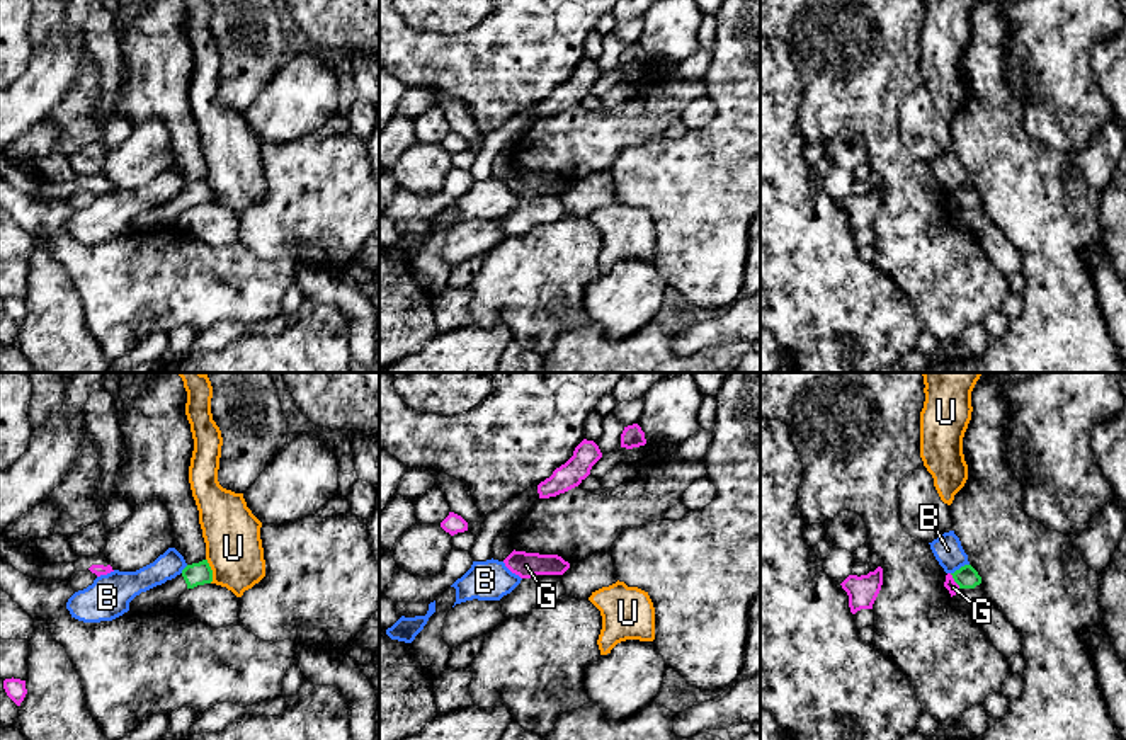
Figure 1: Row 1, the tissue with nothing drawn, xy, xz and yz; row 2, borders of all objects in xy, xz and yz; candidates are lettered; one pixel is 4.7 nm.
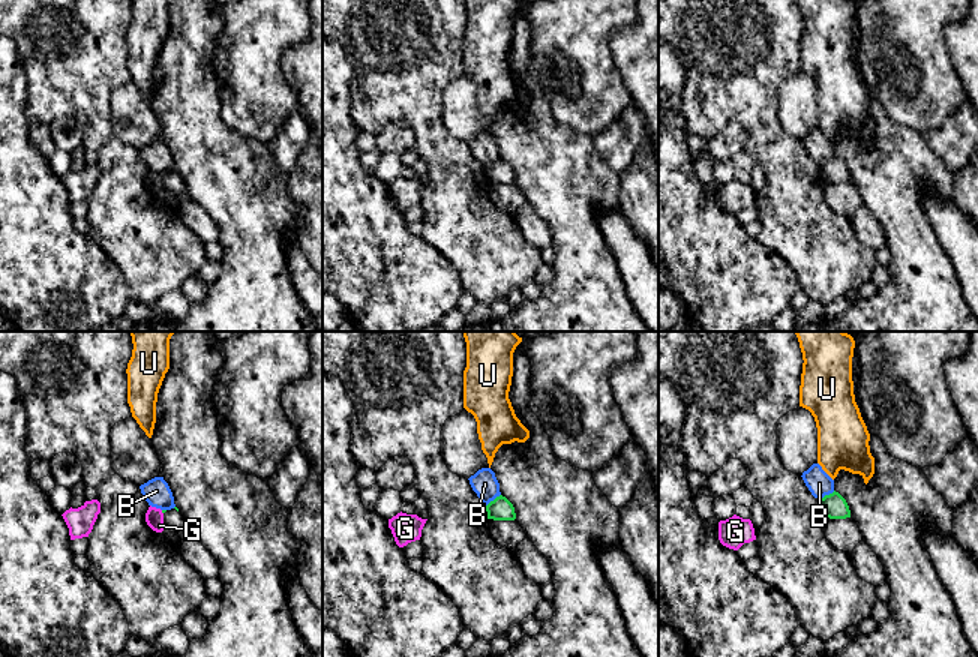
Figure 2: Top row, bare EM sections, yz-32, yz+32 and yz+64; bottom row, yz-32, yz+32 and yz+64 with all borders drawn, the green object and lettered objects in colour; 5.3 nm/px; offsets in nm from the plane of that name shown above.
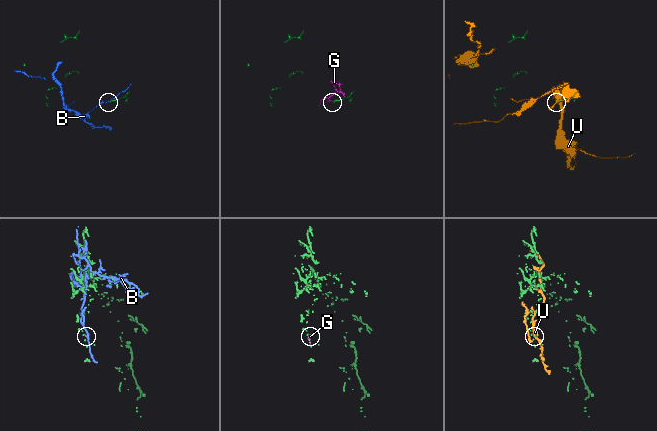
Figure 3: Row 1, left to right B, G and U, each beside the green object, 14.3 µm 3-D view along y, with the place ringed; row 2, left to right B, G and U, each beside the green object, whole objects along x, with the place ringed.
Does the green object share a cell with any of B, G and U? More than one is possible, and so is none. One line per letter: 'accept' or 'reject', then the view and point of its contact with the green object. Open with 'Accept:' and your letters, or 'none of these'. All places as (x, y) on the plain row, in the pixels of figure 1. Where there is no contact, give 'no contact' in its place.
Accept: none of these
B: reject | yz (961, 186)
G: reject | yz (955, 199)
U: reject | xy (211, 189)

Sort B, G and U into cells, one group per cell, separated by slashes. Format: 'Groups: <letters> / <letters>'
Groups: B / G / U

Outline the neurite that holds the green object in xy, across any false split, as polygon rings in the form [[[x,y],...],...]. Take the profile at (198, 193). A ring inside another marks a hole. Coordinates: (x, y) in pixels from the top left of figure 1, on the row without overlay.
[[[208,179],[199,182],[187,184],[180,194],[172,199],[167,199],[162,204],[156,204],[146,211],[141,211],[129,221],[131,231],[151,231],[153,228],[177,226],[180,214],[187,208],[197,204],[211,202],[213,189]]]

